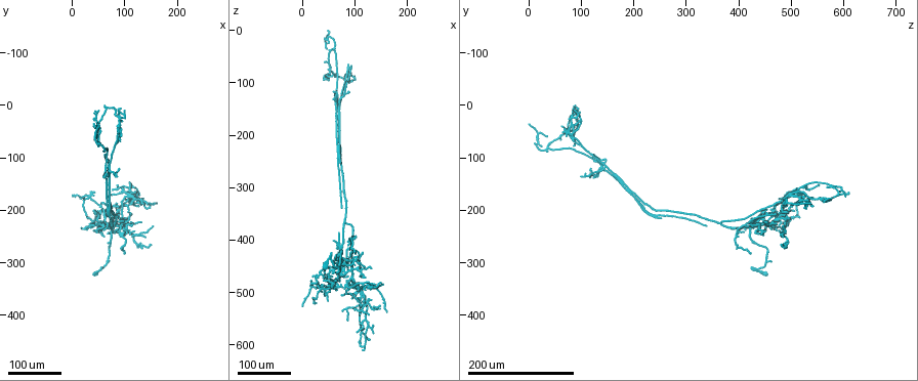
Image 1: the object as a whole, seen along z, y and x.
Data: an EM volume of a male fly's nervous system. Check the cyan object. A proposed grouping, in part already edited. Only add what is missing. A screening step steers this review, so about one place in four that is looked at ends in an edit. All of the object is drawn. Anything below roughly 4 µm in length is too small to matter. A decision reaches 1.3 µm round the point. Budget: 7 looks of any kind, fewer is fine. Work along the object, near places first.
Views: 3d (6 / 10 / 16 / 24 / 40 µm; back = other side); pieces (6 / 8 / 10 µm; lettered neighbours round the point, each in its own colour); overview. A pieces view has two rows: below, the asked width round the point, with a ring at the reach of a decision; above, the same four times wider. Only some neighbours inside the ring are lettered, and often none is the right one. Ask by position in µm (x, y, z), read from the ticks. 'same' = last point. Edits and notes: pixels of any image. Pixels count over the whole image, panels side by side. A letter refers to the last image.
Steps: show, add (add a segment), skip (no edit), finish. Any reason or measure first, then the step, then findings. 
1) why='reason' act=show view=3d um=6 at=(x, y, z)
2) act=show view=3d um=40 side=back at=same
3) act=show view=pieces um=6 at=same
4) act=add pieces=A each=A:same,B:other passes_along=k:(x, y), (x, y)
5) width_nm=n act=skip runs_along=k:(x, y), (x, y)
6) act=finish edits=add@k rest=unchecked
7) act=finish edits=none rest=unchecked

why='long arm stops here' act=show view=3d um=24 at=(140, 175, 580)

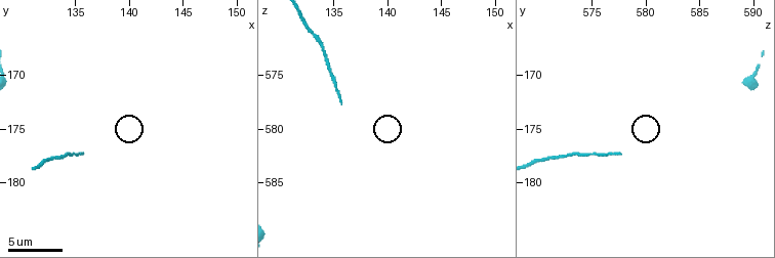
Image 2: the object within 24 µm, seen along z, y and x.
act=show view=pieces um=6 at=(135.6, 177.4, 577.6)

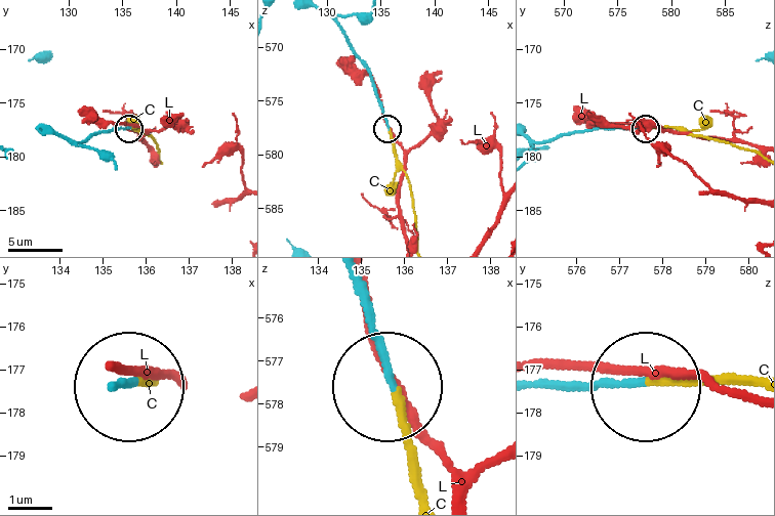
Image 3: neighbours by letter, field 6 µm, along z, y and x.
act=add pieces=C each=C:same,L:other passes_along=3:(538, 381), (747, 381) found='it goes on there'

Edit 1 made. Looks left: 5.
why='see it whole again' act=show view=overview

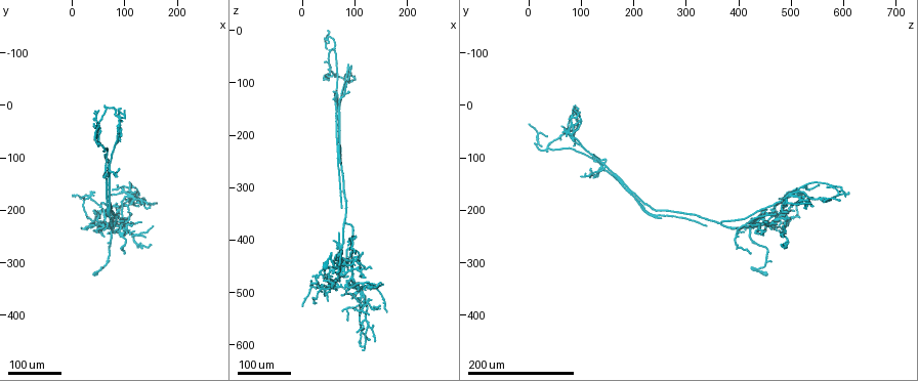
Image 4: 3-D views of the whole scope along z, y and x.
why='long arm stops here' act=show view=3d um=40 at=(130, 225, 450)

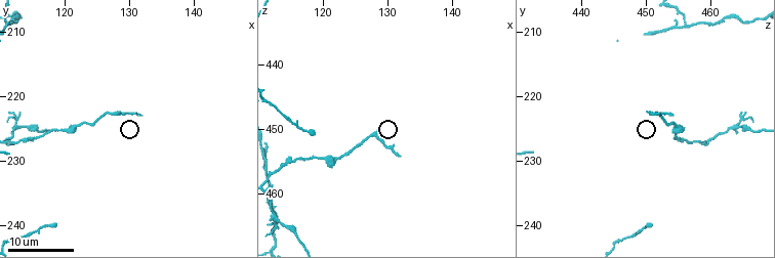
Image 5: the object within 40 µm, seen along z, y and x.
why='what lies round it' act=show view=pieces um=10 at=(132.0, 223.0, 454.5)

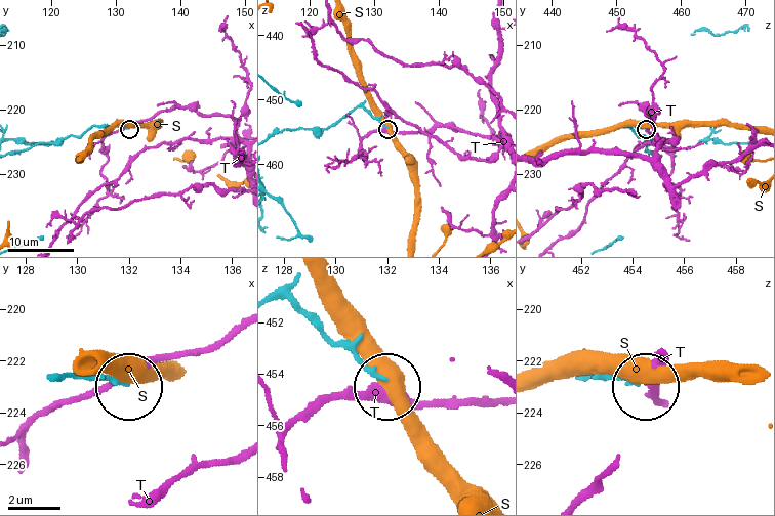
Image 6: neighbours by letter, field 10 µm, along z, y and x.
width_nm=170 act=skip each=S:other,T:other found='none of them fits'

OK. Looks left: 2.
why='branch stops here' act=show view=3d um=24 at=(45, 65, 60)

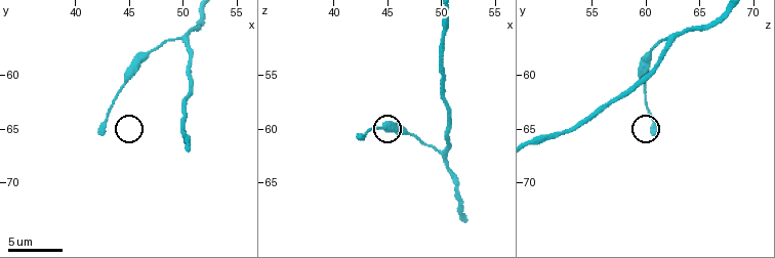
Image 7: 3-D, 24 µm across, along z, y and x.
act=show view=pieces um=8 at=(42.4, 65.6, 60.8)

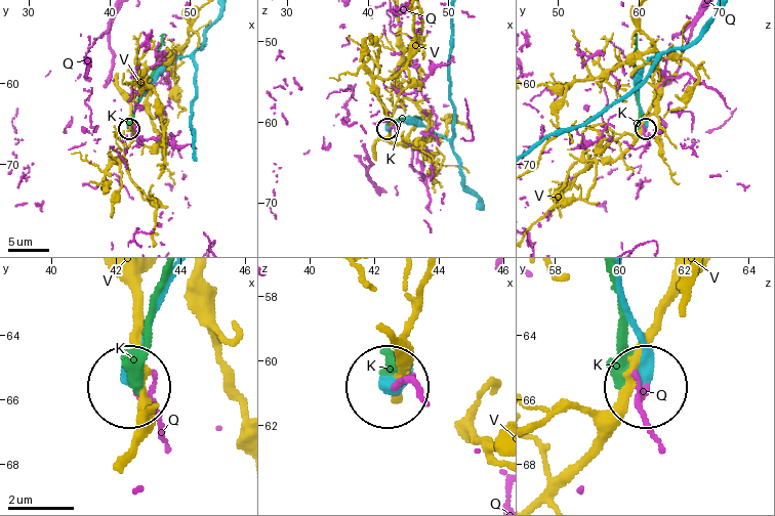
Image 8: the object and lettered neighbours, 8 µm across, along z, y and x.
act=skip each=K:other,Q:other,V:other runs_along=8:(454, 113), (450, 138), (410, 122), (389, 129) found='no lettered segment goes on from it'

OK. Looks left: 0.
act=finish edits=add@3 rest=unchecked

